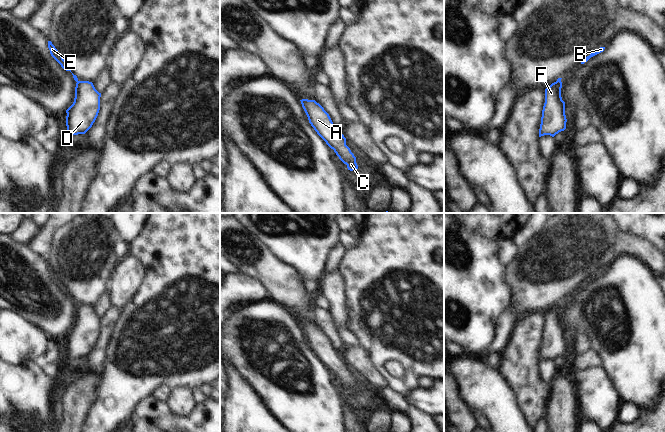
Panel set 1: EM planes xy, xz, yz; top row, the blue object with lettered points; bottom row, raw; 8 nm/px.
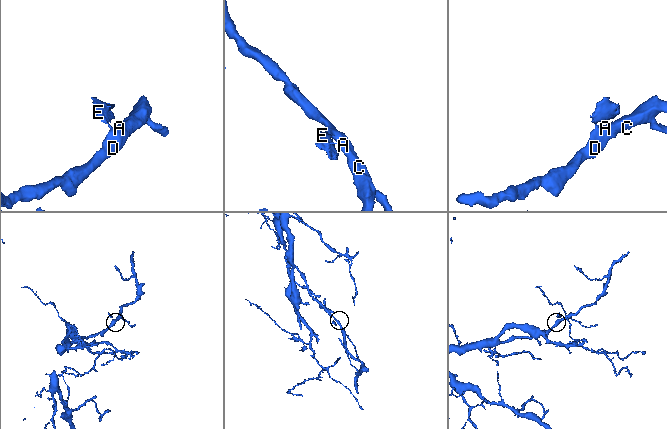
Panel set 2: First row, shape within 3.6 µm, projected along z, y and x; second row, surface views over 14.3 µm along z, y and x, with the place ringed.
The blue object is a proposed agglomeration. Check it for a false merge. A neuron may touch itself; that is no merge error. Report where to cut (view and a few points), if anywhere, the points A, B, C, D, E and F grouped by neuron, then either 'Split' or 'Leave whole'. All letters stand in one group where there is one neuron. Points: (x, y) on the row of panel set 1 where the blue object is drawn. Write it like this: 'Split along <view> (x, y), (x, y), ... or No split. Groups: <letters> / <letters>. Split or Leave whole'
Split along yz (557, 80), (560, 81). Groups: A C D F / B E. Split

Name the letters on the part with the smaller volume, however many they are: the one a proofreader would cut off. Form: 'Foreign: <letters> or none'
Foreign: B, E

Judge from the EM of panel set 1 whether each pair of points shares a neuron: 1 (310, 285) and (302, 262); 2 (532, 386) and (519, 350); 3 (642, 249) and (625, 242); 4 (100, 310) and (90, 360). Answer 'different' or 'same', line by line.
1: different
2: same
3: same
4: different

